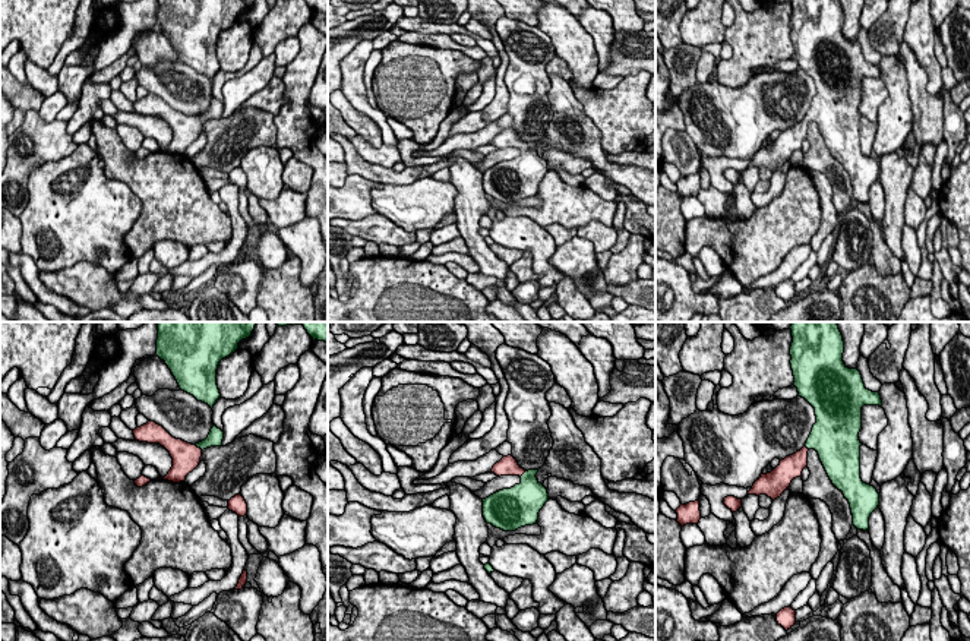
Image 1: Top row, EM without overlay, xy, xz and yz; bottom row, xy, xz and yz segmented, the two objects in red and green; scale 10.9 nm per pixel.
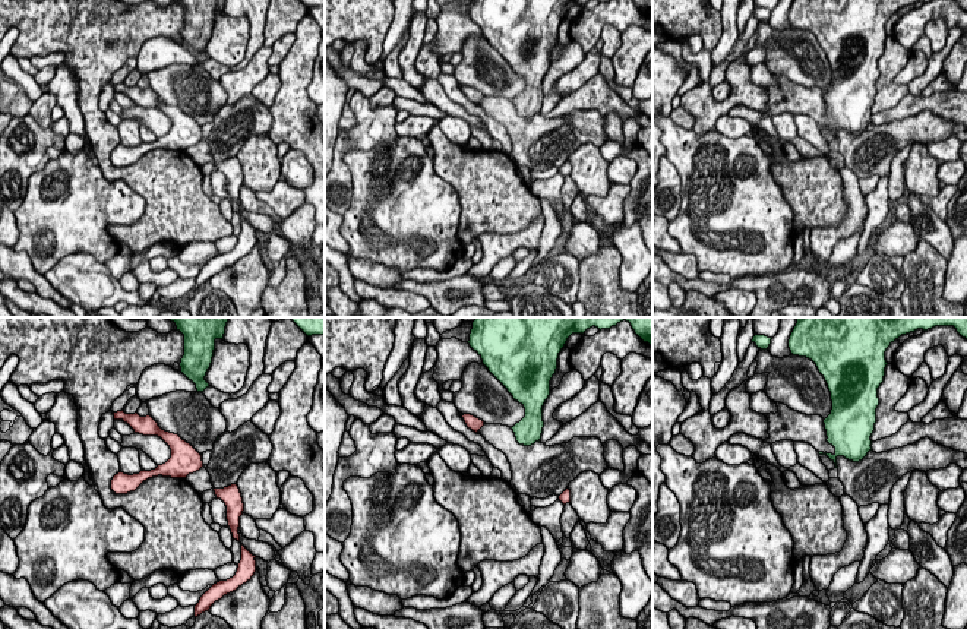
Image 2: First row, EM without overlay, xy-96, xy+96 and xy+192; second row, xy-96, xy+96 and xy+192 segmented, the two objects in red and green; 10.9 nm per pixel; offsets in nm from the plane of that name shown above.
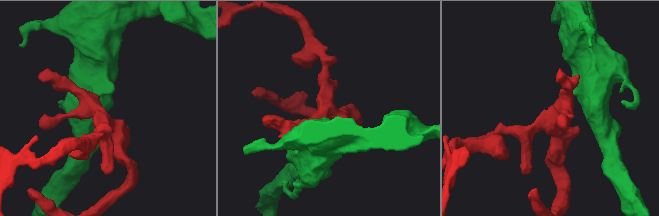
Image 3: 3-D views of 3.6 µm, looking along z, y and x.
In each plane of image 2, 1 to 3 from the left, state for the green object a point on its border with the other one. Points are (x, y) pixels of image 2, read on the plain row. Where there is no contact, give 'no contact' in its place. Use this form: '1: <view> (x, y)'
1: no contact
2: no contact
3: no contact

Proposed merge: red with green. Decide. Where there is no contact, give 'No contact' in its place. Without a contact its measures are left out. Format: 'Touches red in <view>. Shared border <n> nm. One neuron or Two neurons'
Touches red in xy. Shared border 110 nm. One neuron

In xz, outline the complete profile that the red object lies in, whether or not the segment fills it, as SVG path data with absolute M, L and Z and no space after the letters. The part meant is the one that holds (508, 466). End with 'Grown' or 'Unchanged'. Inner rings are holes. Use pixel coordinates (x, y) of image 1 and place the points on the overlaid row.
M512 455L503 457L492 468L496 476L519 476L521 483L483 499L483 517L487 524L503 531L533 525L549 501L547 489L537 480L538 470L525 471Z. Grown

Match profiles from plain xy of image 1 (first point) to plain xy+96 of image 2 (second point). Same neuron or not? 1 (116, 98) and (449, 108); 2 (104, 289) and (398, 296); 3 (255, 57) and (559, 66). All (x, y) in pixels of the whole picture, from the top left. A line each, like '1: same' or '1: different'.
1: same
2: different
3: same

